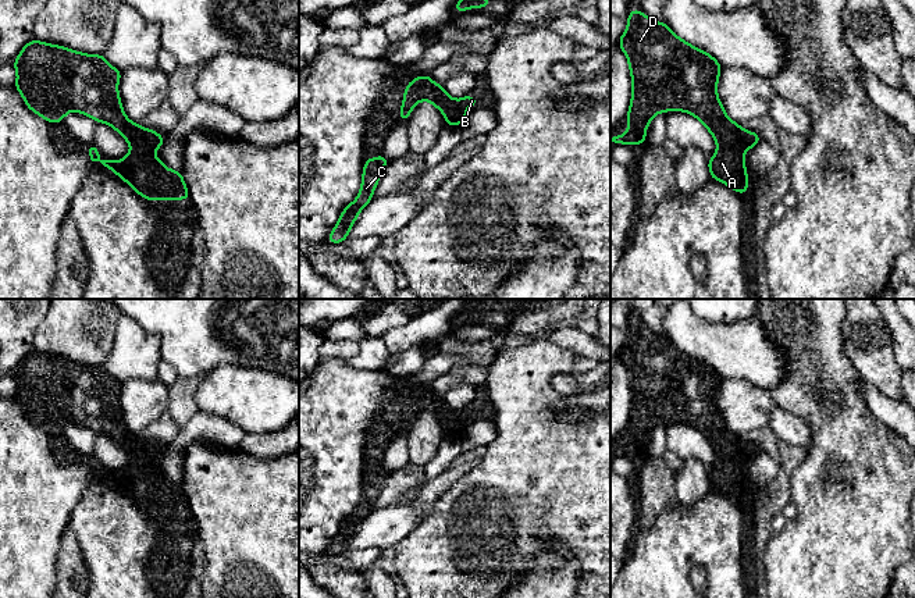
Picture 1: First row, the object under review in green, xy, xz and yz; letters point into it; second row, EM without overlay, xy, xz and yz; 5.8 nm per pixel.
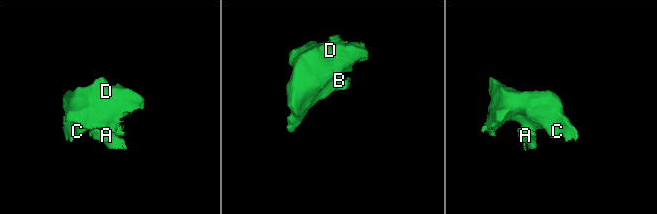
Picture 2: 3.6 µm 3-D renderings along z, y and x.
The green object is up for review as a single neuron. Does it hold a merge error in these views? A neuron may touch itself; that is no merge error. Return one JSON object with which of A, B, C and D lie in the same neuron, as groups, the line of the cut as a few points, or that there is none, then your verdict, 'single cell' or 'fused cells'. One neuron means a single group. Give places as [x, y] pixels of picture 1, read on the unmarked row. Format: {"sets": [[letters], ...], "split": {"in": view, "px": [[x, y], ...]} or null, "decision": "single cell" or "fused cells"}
{"sets": [["A", "B", "C", "D"]], "split": null, "decision": "single cell"}

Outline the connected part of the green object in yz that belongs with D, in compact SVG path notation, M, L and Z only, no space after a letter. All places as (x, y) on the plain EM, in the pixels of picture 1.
M631 321L627 341L619 349L619 357L627 369L631 387L631 412L626 426L629 439L623 446L610 448L610 455L645 456L645 442L658 424L684 423L694 427L716 453L716 464L708 471L712 491L727 496L741 506L748 503L748 484L744 464L762 452L761 446L744 441L726 424L718 407L718 394L723 378L706 363L679 349L666 334L658 334L641 324Z

